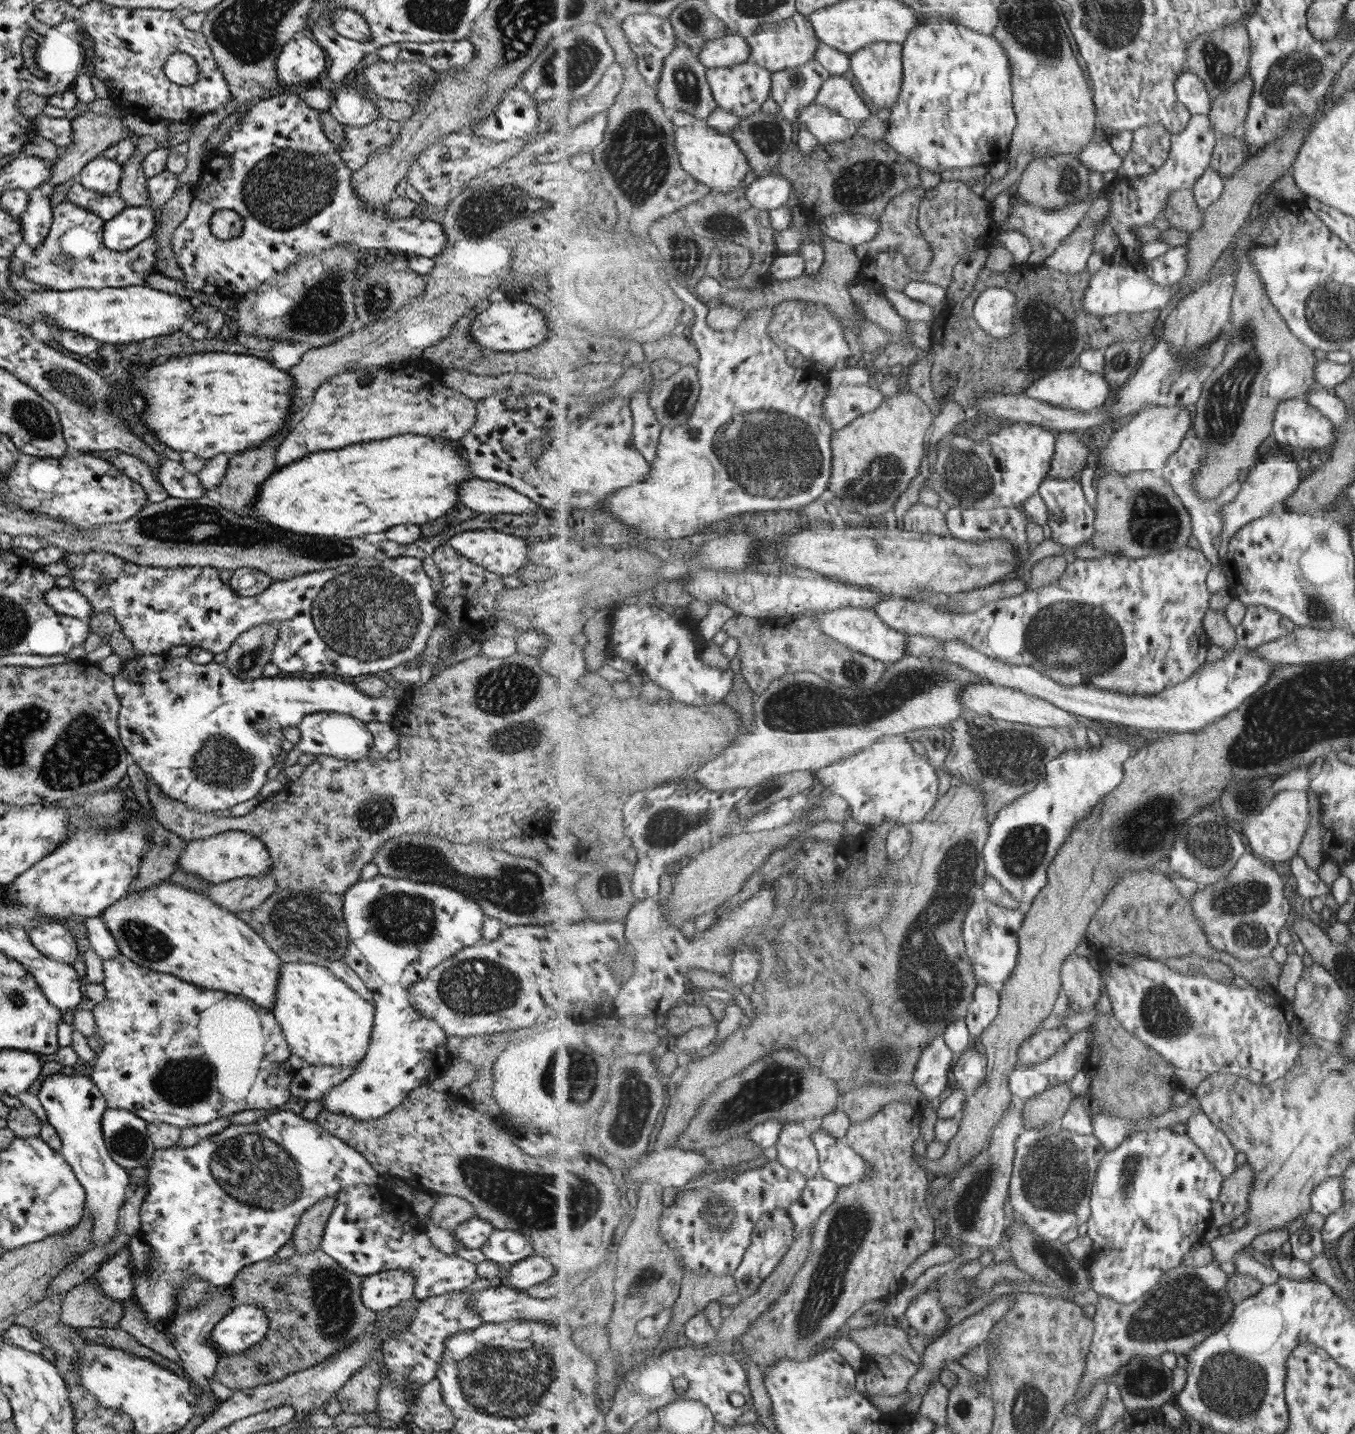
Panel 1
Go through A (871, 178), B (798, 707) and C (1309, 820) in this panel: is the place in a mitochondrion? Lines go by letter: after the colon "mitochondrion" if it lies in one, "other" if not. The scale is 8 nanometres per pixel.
A: mitochondrion
B: mitochondrion
C: other

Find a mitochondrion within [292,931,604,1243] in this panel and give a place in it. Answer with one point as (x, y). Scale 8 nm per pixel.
(537, 1200)

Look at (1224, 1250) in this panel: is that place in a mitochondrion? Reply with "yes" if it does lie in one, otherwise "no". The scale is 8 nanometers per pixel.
no

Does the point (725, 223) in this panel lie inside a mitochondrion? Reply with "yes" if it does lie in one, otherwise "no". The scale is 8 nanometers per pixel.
yes

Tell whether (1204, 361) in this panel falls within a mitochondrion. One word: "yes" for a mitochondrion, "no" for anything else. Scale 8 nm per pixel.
yes

